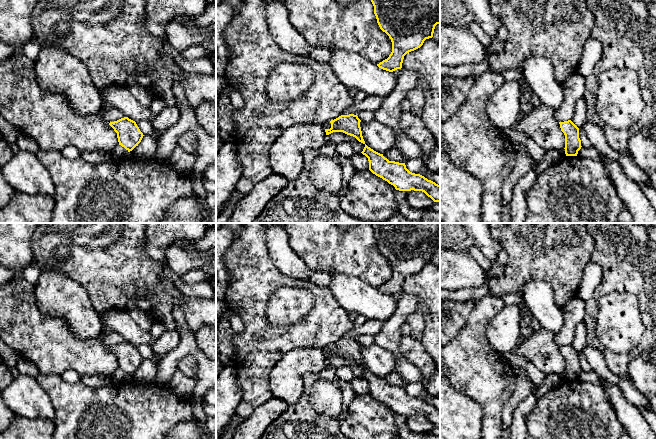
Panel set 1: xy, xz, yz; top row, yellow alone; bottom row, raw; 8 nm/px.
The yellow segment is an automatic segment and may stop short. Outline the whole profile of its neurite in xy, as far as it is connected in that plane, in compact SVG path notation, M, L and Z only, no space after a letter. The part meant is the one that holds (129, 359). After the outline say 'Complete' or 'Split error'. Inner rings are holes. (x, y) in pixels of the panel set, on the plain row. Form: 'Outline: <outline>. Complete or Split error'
Outline: M128 341L110 346L109 349L117 357L119 369L124 371L128 376L138 370L144 360L136 346Z. Complete

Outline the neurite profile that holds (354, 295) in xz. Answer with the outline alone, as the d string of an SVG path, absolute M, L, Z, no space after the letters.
M347 274L331 276L329 289L346 312L355 312L370 320L389 320L398 300L379 292L368 283Z

